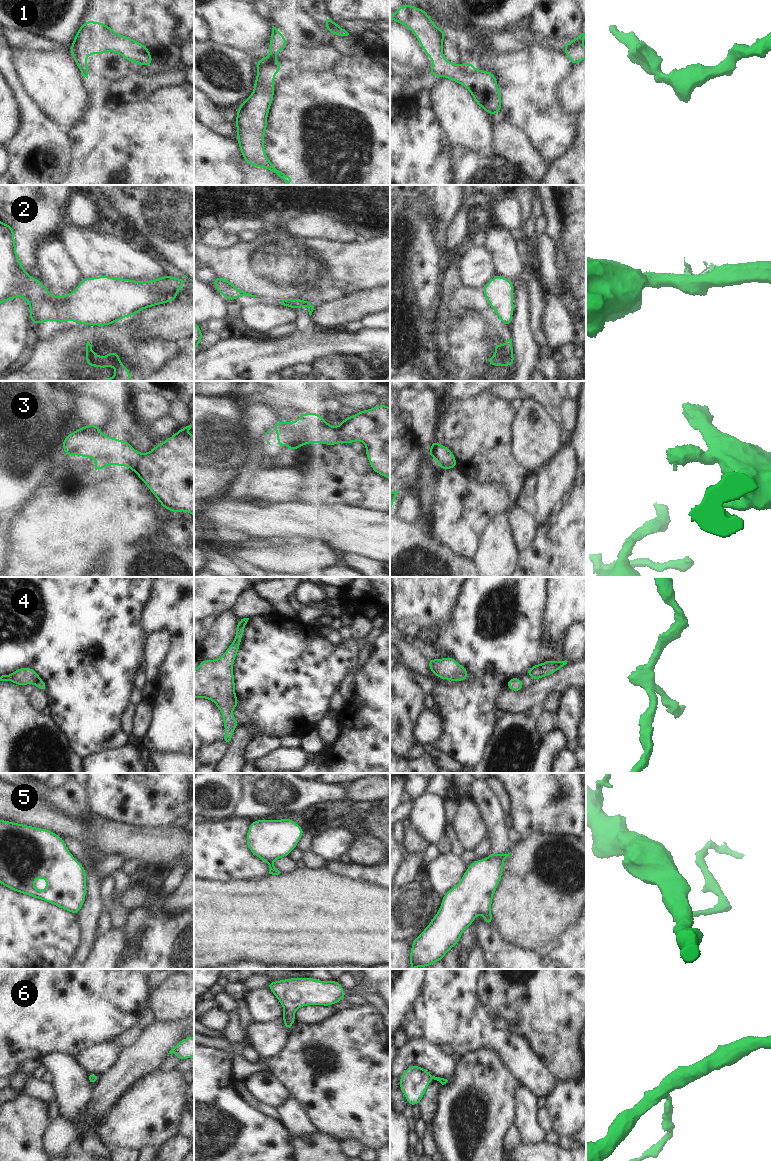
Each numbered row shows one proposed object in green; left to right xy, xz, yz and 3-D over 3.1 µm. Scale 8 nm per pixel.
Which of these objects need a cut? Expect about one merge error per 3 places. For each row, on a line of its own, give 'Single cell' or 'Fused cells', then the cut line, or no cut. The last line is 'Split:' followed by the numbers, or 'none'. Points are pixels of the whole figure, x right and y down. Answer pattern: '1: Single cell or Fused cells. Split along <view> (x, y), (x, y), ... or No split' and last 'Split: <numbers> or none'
1: Single cell. No split
2: Fused cells. Split along xz (283, 300), (286, 300)
3: Single cell. No split
4: Fused cells. Split along xy (39, 678), (34, 684)
5: Single cell. No split
6: Single cell. No split
Split: 2, 4.

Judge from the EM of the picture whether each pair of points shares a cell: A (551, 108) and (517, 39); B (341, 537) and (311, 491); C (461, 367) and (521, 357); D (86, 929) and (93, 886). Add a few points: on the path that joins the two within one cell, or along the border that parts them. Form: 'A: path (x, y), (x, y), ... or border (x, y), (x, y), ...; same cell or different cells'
A: path (534, 91), (528, 85), (524, 56); same cell
B: border (296, 500), (302, 503), (343, 503); different cells
C: border (511, 335), (515, 370); different cells
D: path (87, 918), (92, 907), (92, 897); same cell

